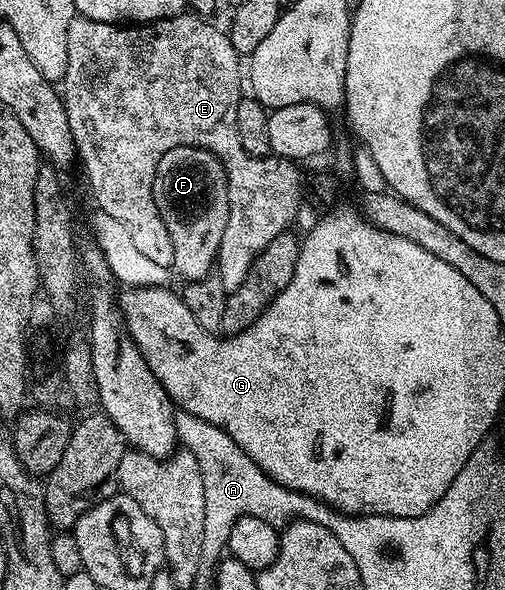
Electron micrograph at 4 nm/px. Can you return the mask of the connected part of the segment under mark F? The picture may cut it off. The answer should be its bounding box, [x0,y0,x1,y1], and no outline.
[152,147,230,283]

